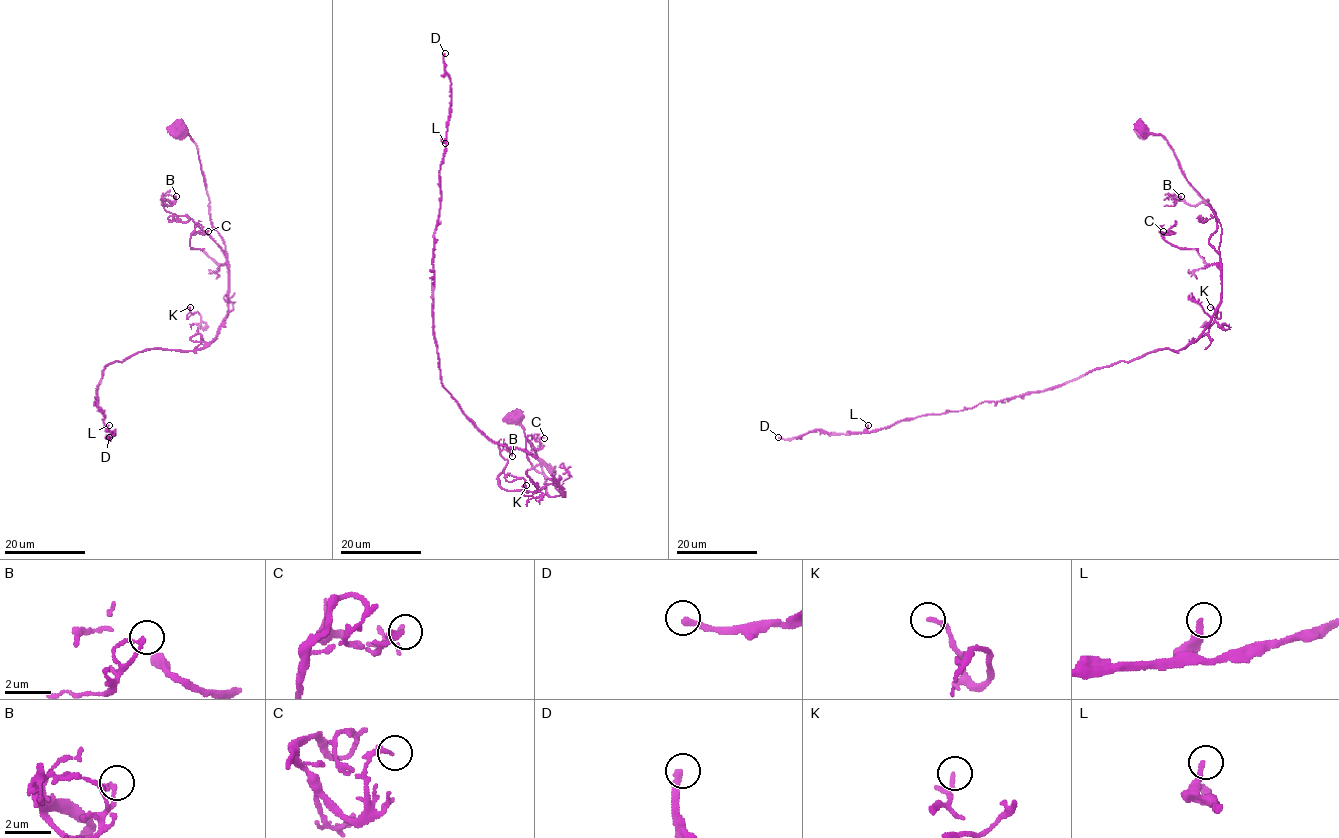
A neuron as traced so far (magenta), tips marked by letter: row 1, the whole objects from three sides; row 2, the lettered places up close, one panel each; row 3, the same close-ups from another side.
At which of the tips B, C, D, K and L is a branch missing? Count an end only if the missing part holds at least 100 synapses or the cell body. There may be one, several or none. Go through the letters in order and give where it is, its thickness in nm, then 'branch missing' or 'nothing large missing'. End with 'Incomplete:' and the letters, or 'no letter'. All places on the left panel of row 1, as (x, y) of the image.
B: (176, 196) | 150 nm | nothing large missing
C: (208, 231) | 200 nm | nothing large missing
D: (109, 437) | 280 nm | branch missing
K: (190, 307) | 120 nm | nothing large missing
L: (109, 425) | 240 nm | nothing large missing
Incomplete: D

